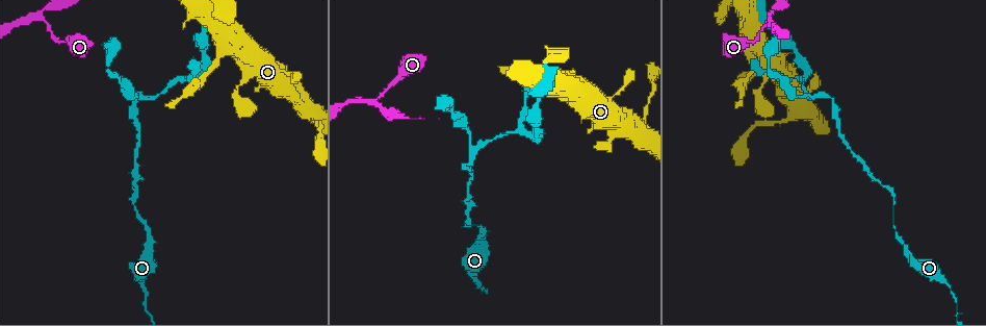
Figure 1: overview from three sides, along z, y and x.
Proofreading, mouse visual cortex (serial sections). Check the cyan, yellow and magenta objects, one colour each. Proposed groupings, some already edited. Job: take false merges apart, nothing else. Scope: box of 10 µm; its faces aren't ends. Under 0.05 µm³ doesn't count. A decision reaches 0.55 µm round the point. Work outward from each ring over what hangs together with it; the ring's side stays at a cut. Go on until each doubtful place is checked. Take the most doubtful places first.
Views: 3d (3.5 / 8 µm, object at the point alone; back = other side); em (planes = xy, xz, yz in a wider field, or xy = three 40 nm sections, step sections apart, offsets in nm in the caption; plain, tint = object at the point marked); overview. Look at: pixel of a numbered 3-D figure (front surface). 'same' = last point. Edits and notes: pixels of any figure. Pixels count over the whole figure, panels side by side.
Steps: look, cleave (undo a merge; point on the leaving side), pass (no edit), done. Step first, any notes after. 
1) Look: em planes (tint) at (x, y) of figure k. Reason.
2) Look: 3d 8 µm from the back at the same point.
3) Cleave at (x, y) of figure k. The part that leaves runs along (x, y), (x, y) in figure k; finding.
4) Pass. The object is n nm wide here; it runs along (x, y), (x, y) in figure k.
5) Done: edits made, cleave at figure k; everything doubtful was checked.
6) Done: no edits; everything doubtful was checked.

Look: 3d 8 µm at (820, 96) of figure 1. Arms part here.

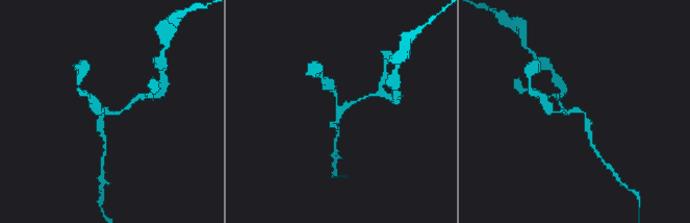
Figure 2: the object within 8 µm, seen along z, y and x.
Look: 3d 3.5 µm at the same point. Zoom in.

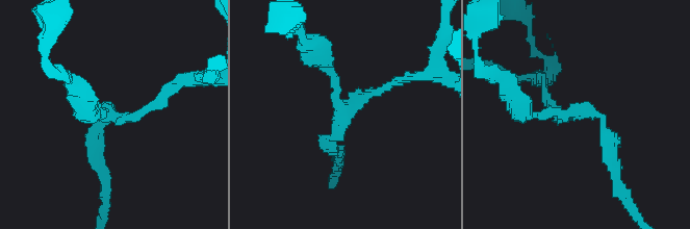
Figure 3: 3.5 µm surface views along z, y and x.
Look: em xy step 5 (tint) at (111, 111) of figure 3. 3 arms meet here; the arms are 150, 200, 200 nm wide; need the tissue.

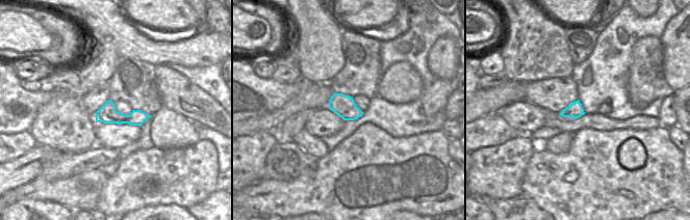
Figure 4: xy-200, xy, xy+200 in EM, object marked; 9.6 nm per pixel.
Pass. The object is 220 nm wide here; it runs along (145, 116), (98, 119) in figure 4; all the same cell.

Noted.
Look: 3d 8 µm from the back at (183, 79) of figure 1. Side arm on a straight run.

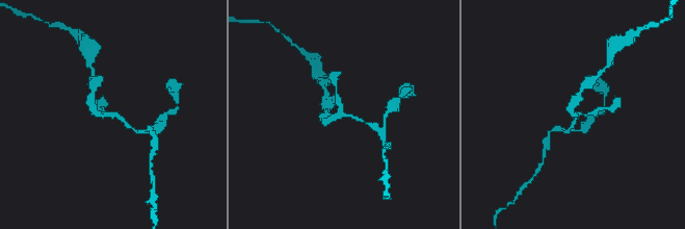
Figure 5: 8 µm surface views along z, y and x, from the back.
Look: em xy step 3 (tint) at the same point. 3 arms meet here; the arms are 150, 200, 300 nm wide.

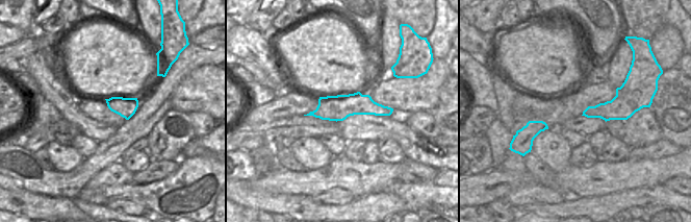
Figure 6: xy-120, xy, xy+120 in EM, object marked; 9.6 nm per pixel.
Pass. It runs along (133, 128), (117, 116), (98, 116), (91, 99) in figure 5; one cell here.

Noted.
Look: em xy step 2 (tint) at (373, 99) of figure 1. A fork.

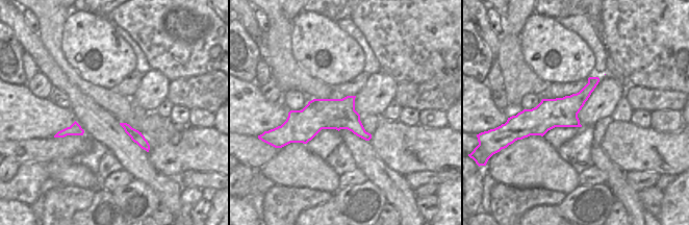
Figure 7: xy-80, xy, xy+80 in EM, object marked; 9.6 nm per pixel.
Look: 3d 3.5 µm at the same point.

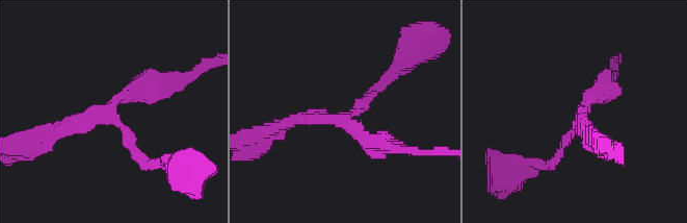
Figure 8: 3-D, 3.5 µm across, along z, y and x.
Pass. 3 arms meet here; the arms are 200, 200, 300 nm wide; it runs along (595, 79), (563, 111), (525, 117) in figure 7; all the same cell.

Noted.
Done: no edits; everything doubtful was checked.

